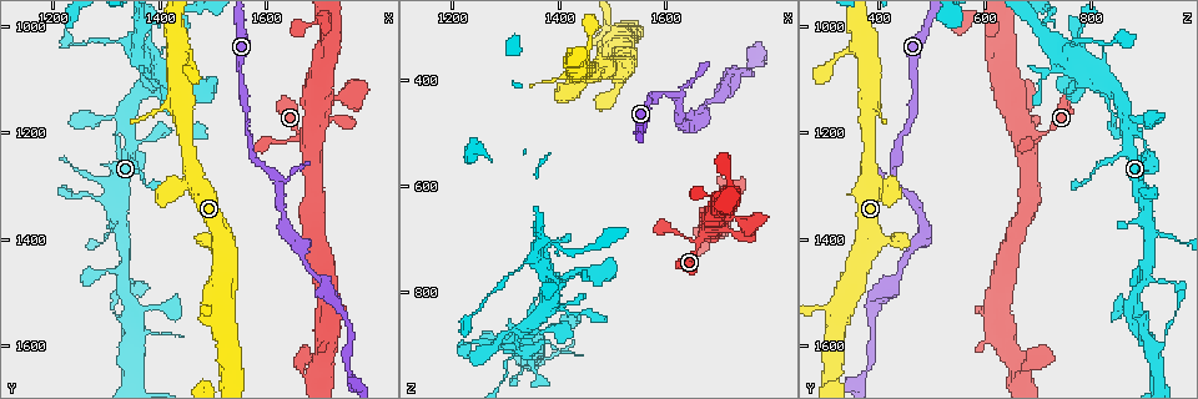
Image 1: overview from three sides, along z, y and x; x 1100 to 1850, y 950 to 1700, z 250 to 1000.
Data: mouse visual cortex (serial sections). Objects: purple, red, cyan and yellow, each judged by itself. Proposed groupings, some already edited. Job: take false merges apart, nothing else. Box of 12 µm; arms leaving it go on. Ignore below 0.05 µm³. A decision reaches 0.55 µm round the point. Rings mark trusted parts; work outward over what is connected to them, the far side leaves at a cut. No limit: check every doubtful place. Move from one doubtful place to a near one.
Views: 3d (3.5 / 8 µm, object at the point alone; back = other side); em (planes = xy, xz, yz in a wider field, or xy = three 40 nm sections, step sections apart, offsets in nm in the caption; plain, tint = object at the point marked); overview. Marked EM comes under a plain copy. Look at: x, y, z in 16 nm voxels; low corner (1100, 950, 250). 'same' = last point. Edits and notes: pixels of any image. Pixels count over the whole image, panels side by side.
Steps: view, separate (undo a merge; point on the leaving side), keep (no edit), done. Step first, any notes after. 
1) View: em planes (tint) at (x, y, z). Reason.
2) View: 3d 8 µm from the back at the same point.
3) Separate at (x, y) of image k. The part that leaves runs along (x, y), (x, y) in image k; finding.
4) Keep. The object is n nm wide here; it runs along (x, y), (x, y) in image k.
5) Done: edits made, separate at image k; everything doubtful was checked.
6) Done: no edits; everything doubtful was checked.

View: em planes (tint) at (1415, 1160, 835). Sharp bend.

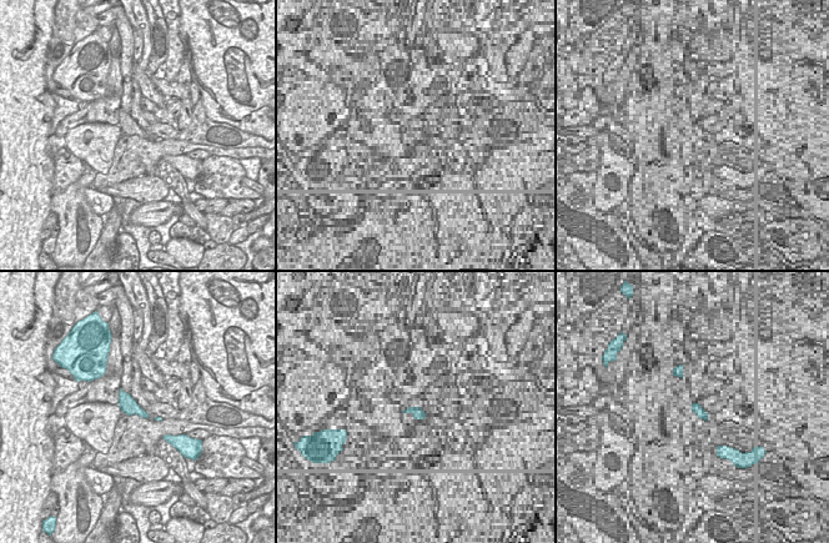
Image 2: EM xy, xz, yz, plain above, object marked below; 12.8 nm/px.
View: 3d 3.5 µm at the same point. See where the arms go.

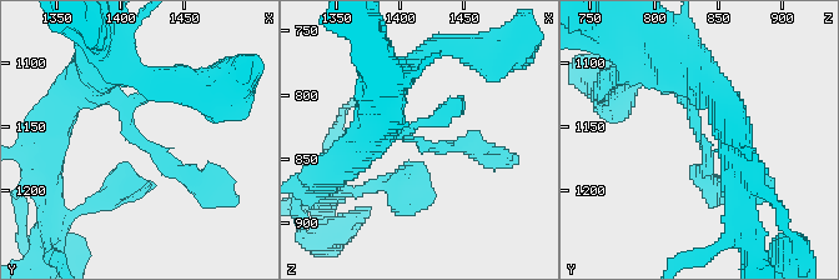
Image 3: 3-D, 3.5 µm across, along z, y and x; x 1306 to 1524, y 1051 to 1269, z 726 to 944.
Keep. All the same cell.

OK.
View: 3d 3.5 µm from the back at (1630, 1290, 425). Sharp bend.

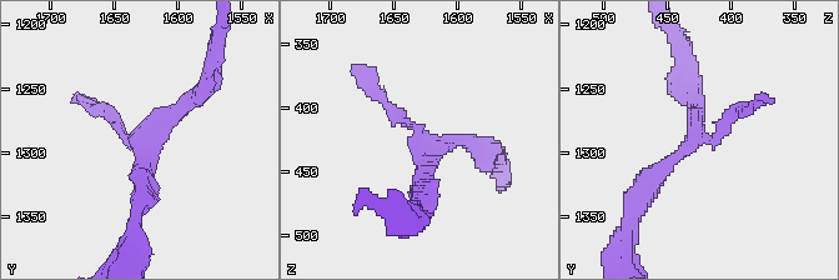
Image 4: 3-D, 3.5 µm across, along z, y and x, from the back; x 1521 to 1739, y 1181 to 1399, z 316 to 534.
Keep. It runs along (205, 86), (136, 140), (144, 198) in image 4; continuous, no second cell.

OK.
View: 3d 3.5 µm from the back at (1355, 1050, 735). Three arms meet.

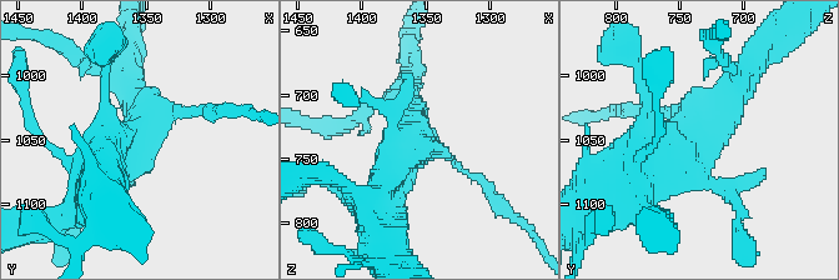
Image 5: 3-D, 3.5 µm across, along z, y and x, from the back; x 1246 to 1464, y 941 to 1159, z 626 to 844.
View: em xy step 3 (tint) at (1358, 1050, 738). 3 arms meet here; the arms are 100, 300, 500 nm wide.

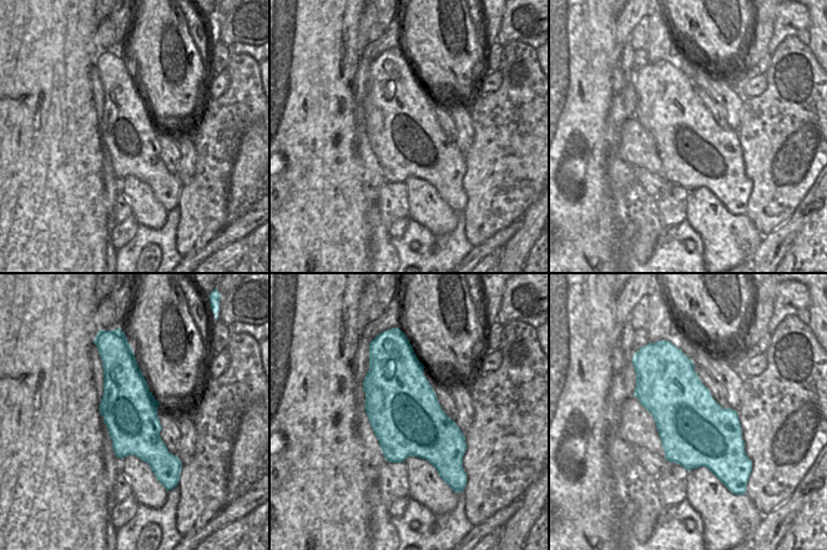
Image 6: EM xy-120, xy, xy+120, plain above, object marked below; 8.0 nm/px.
View: em xy step 1 (tint) at the same point. Cut it another way.

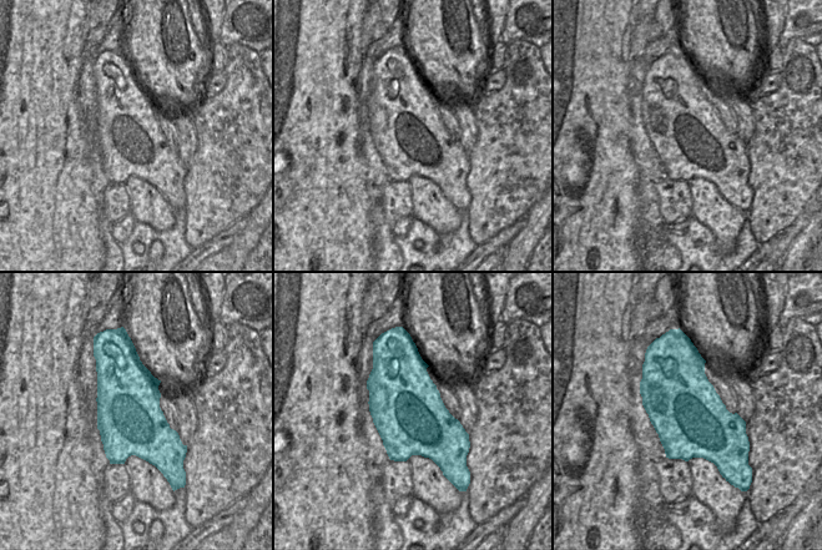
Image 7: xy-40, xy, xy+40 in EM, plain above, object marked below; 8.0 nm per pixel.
Keep. It runs along (633, 159), (684, 151), (739, 71) in image 5; all the same cell.

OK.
Done: no edits; everything doubtful was checked.

